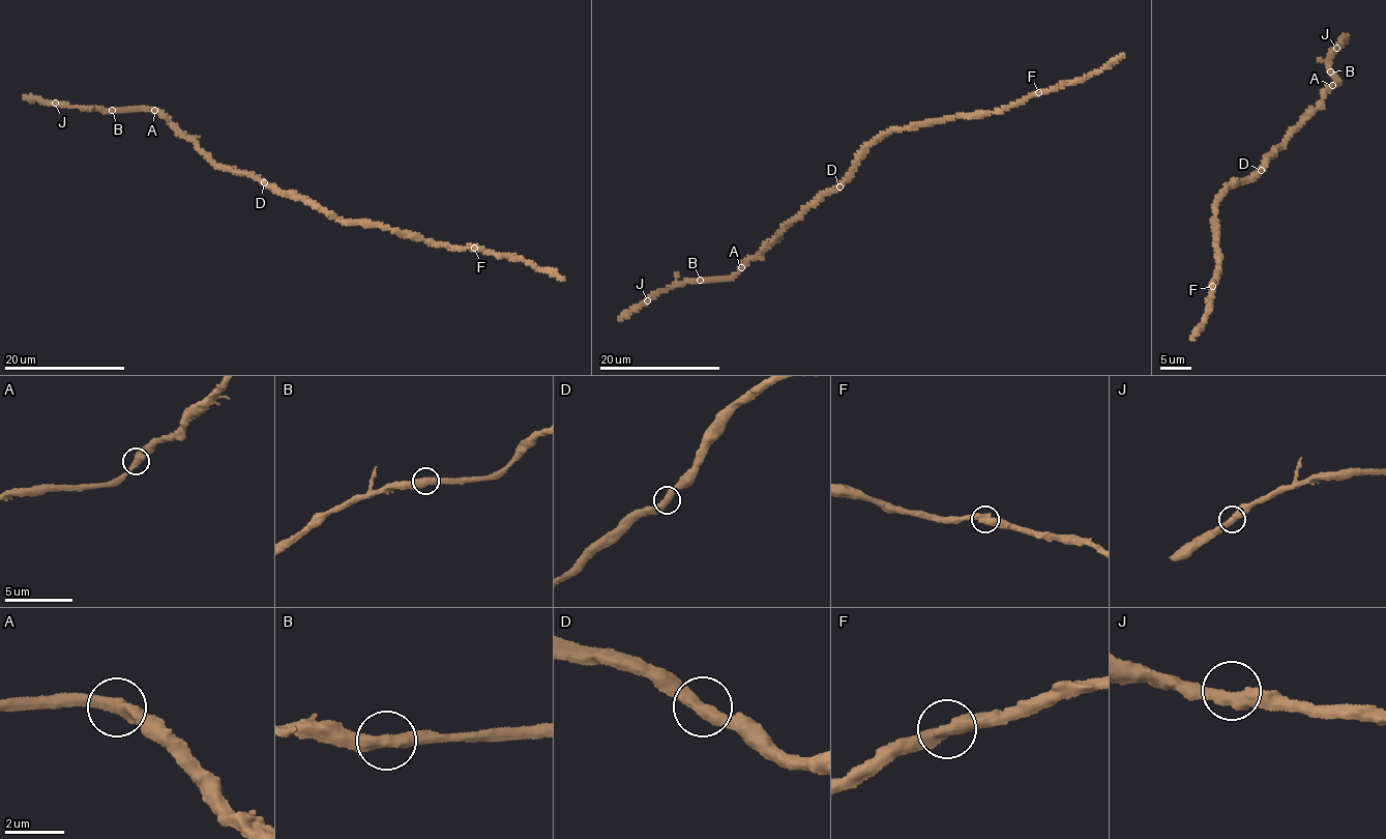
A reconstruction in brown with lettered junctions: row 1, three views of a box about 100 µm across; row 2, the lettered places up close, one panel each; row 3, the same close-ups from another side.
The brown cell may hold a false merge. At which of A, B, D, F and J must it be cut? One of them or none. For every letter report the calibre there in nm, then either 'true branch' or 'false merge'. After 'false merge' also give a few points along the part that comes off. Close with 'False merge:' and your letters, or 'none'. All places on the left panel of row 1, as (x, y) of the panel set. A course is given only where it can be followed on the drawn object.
A: 440 nm thick; true branch
B: 480 nm thick; true branch
D: 440 nm thick; true branch
F: 480 nm thick; true branch
J: 460 nm thick; true branch
False merge: none

